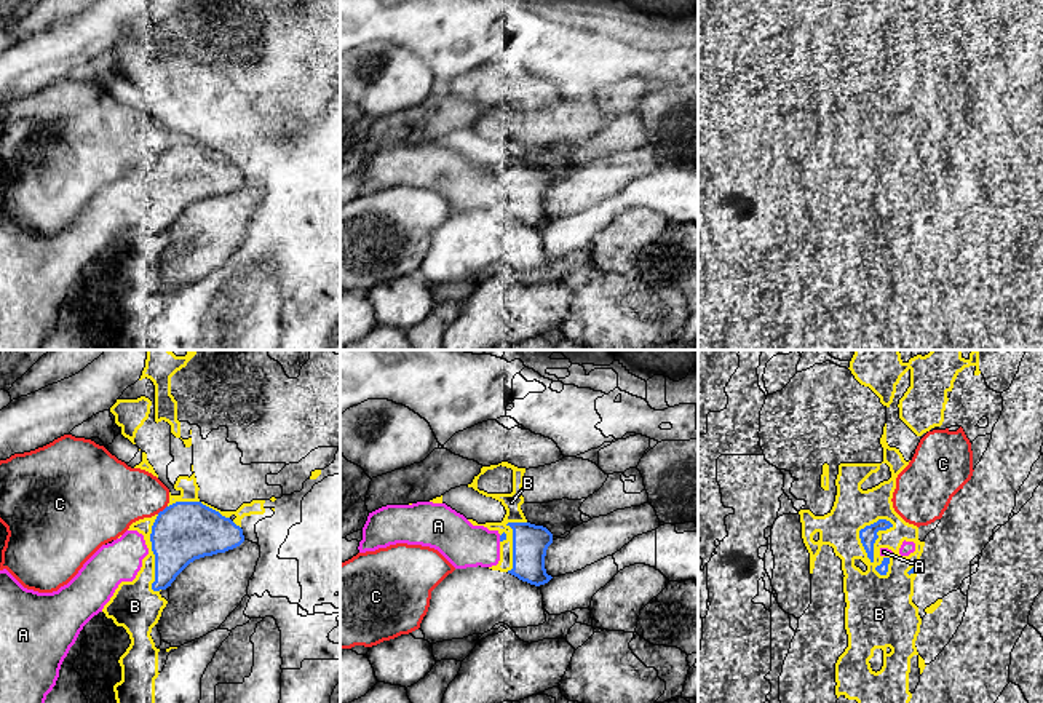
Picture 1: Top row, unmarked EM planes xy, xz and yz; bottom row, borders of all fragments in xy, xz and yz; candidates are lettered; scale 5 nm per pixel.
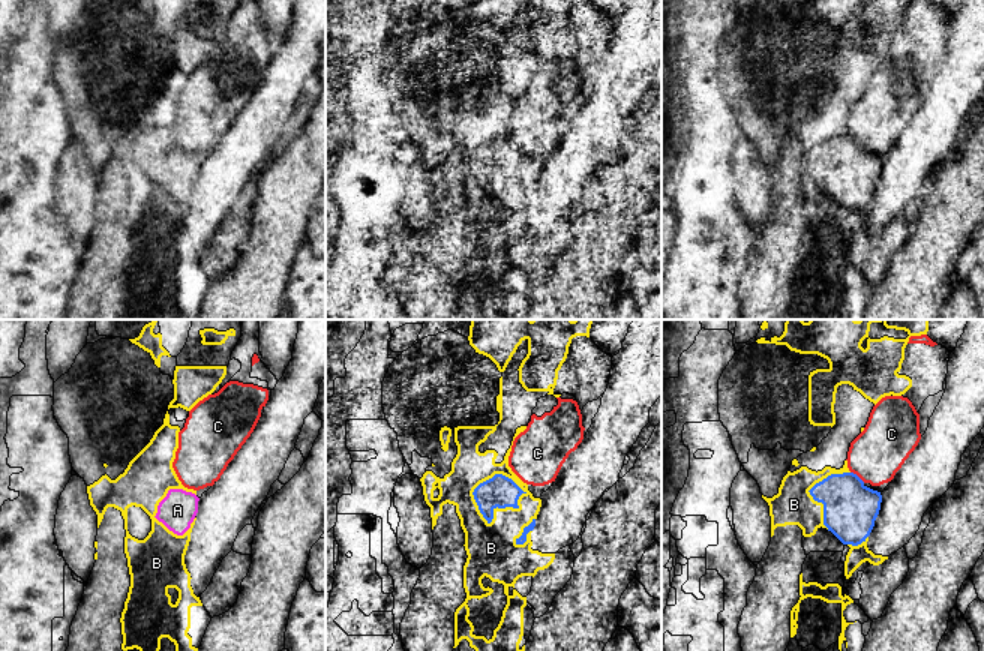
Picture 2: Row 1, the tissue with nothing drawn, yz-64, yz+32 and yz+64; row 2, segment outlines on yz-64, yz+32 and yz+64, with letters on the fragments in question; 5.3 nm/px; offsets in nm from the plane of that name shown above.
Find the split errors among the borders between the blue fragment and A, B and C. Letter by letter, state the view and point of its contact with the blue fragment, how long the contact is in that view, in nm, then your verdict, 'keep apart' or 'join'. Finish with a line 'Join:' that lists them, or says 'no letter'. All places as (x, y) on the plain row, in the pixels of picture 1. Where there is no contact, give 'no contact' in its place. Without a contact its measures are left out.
A: xz (500, 181) | 30 nm | join
B: yz (877, 179) | 240 nm | keep apart
C: xy (163, 152) | 70 nm | keep apart
Join: A

